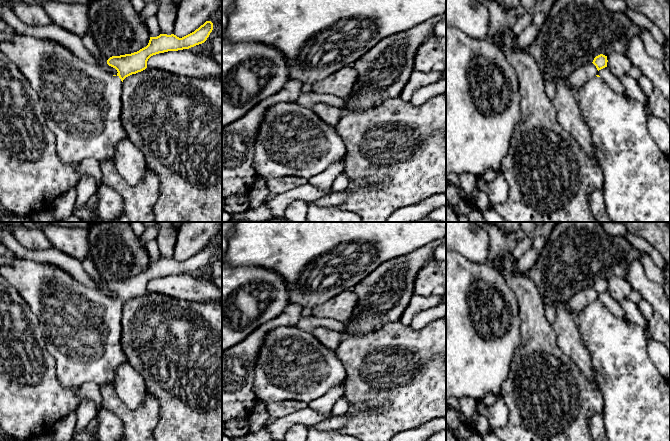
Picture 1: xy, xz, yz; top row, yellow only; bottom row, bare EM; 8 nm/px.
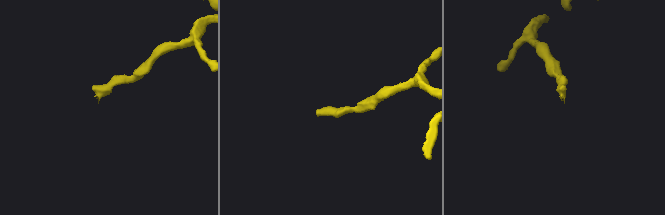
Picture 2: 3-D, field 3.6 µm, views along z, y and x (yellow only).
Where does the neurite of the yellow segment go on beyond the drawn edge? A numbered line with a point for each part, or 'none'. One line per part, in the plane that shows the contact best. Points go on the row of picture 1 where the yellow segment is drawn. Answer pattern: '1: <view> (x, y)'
1: xy (81, 103)

